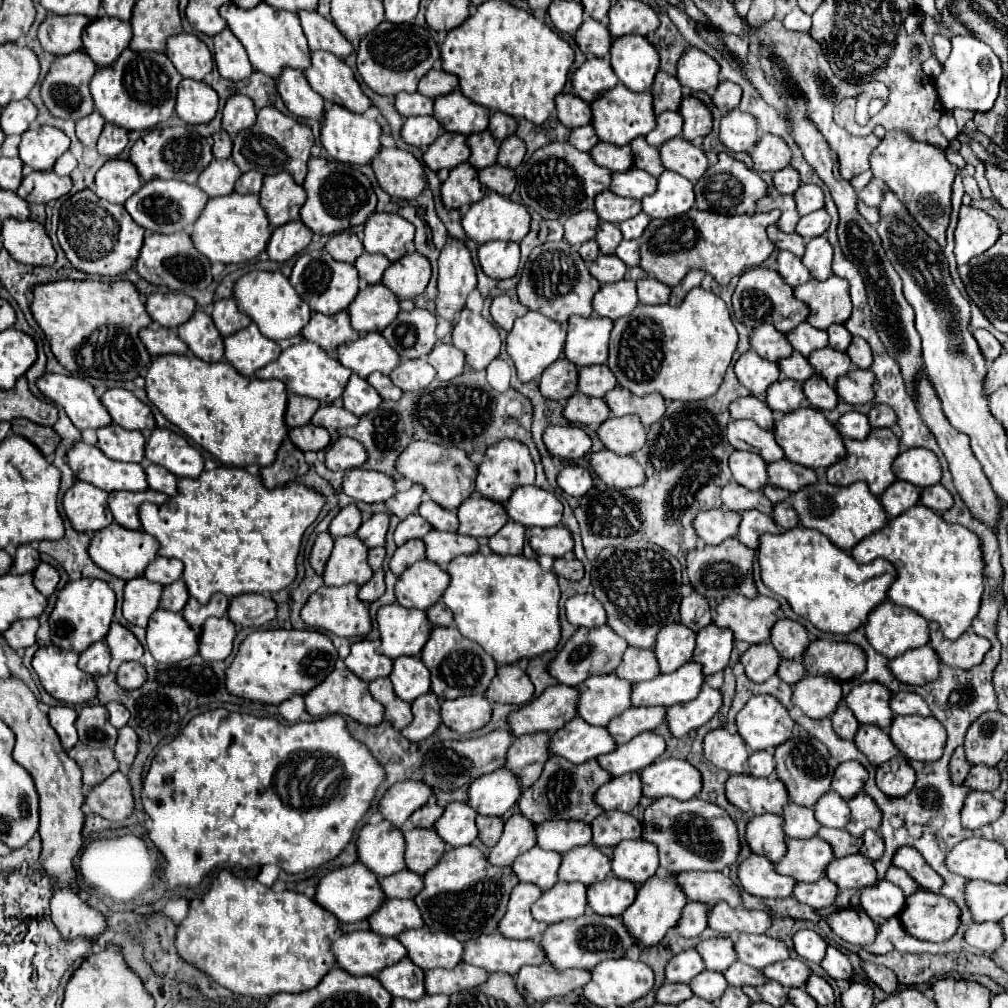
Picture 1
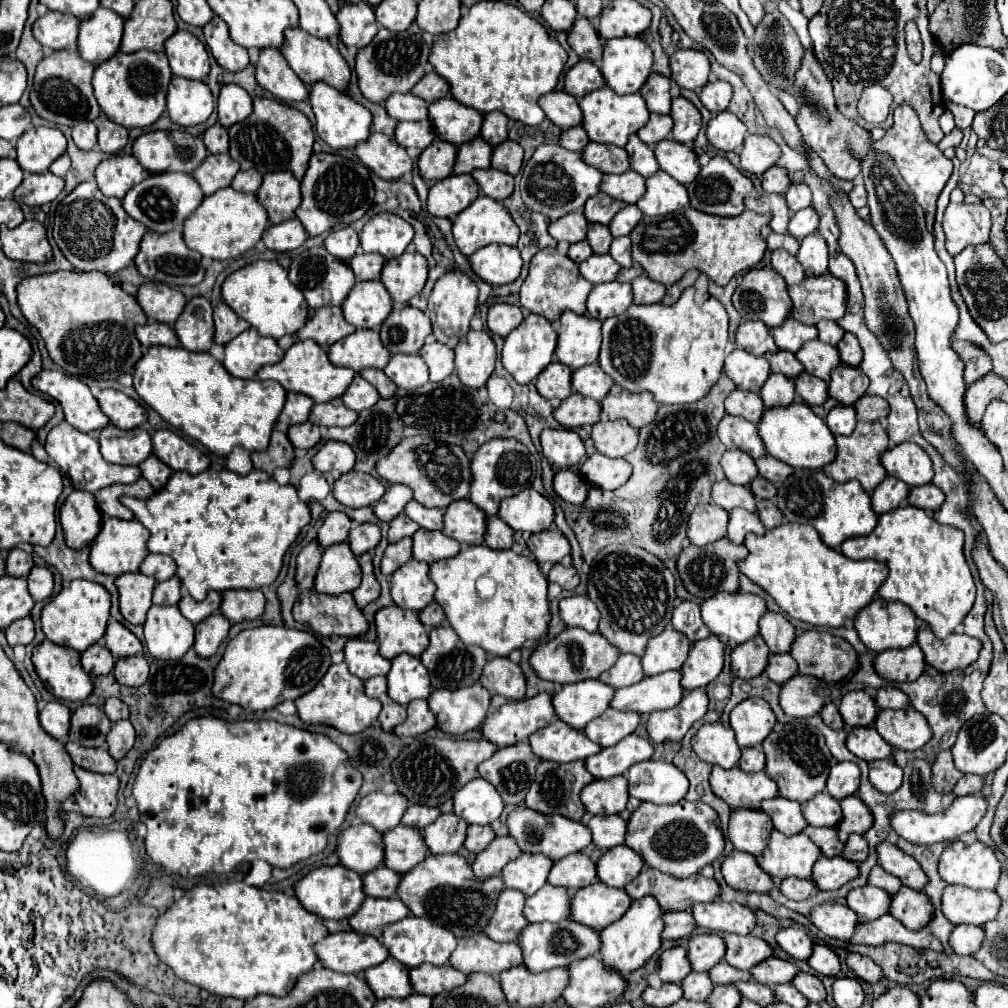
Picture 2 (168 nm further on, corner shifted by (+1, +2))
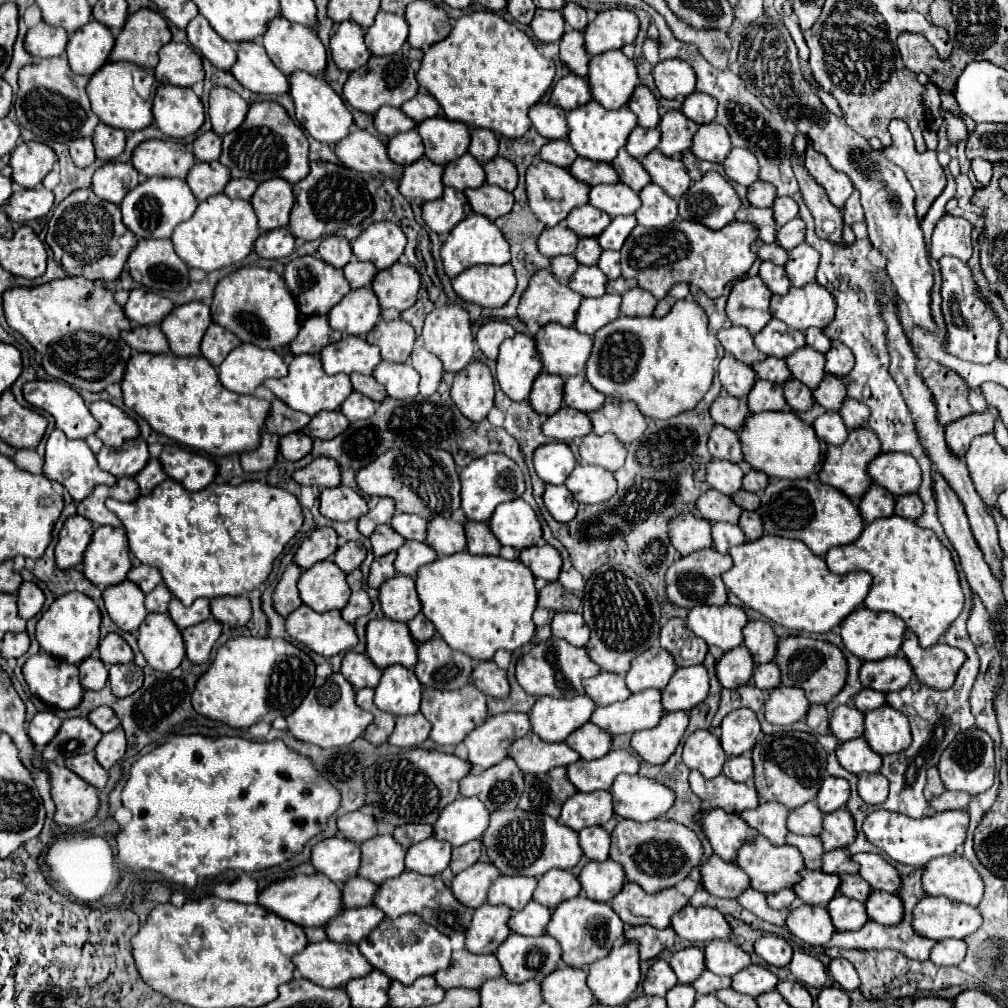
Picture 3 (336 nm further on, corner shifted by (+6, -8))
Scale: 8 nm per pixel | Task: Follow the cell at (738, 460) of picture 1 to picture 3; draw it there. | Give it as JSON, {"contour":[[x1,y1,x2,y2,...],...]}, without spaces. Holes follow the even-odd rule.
{"contour":[[712,458,706,466,706,482,726,496,732,496,742,488,742,476,742,468,728,460]]}

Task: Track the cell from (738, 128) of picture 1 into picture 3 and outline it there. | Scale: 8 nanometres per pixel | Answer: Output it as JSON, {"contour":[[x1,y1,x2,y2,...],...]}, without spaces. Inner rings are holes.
{"contour":[[710,122,710,124,702,124,698,128,698,132,694,134,694,142,692,142,690,152,698,160,724,162,730,148,732,148,730,136,724,130,724,126,718,126,716,122]]}

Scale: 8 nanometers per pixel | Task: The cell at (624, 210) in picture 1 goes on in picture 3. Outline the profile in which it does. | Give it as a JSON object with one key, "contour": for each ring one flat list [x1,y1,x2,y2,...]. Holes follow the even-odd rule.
{"contour":[[584,204,568,214,566,224,574,234,580,232,578,236,598,236,598,234,586,234,586,232,600,232,602,234,602,230,610,224,610,216,596,210,590,204]]}

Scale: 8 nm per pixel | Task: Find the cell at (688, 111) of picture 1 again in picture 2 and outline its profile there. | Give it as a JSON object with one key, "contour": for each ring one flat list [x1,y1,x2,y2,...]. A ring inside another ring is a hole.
{"contour":[[683,96,673,98,671,118,675,122,675,126,673,126,673,138,677,142,683,142,683,144,691,144,695,140,695,136,699,134,701,126,703,126,701,112,697,110,697,106,693,102,689,102]]}

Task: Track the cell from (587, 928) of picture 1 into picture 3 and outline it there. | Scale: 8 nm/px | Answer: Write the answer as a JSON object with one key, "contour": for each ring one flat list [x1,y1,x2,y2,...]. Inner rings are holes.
{"contour":[[510,934,496,950,504,978,514,984,542,980,556,968,560,956,558,942,546,934,540,938]]}

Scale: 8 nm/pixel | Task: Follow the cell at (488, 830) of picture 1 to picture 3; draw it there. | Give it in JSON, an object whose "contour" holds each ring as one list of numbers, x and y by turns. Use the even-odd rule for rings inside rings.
{"contour":[[472,840,460,848,454,848,452,850,452,860,450,860,450,870,454,874,466,870,468,866,476,864,478,856,480,856,480,850,482,850,482,842,480,840]]}

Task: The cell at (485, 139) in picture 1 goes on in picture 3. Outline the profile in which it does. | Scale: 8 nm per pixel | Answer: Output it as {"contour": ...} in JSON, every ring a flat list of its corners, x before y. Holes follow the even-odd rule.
{"contour":[[464,154,462,158,456,158,456,162,450,162,444,168,444,176,442,176,444,186,450,186,454,190,482,186,484,180,486,180,484,168,470,154]]}

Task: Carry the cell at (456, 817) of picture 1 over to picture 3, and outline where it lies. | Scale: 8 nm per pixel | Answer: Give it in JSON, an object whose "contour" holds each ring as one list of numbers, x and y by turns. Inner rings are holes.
{"contour":[[428,838,424,842,418,842,416,846,408,848,406,852,406,870,424,874,424,876,438,876,450,862,452,846,448,842,440,842,438,838]]}

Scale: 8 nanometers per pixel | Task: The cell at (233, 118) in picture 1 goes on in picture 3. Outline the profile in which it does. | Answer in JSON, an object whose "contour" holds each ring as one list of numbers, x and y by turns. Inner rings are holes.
{"contour":[[214,86,210,92,210,120,212,130,220,136,236,130,248,112,248,104,230,88,226,86]]}

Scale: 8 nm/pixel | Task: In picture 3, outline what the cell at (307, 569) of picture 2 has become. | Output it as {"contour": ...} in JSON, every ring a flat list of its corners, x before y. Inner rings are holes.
{"contour":[[290,564,284,570,284,574,282,574,282,578,280,578,280,582,278,582,278,586,276,586,274,594,272,594,274,610,284,618,302,604,298,588,296,588,300,574,302,574,302,570,296,564]]}

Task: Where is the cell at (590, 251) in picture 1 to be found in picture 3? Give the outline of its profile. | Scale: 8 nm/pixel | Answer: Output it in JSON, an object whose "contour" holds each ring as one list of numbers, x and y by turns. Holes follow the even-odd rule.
{"contour":[[558,256,552,260,550,272,558,282,566,282,576,272,576,268,578,268,578,262,574,256]]}

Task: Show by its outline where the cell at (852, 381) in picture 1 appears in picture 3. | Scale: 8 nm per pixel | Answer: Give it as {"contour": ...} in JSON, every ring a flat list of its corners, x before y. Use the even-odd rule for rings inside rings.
{"contour":[[826,374,824,380,818,384,818,388,814,390,814,400,830,412,838,412,842,408,844,398,846,398,846,388,842,380,832,374]]}

